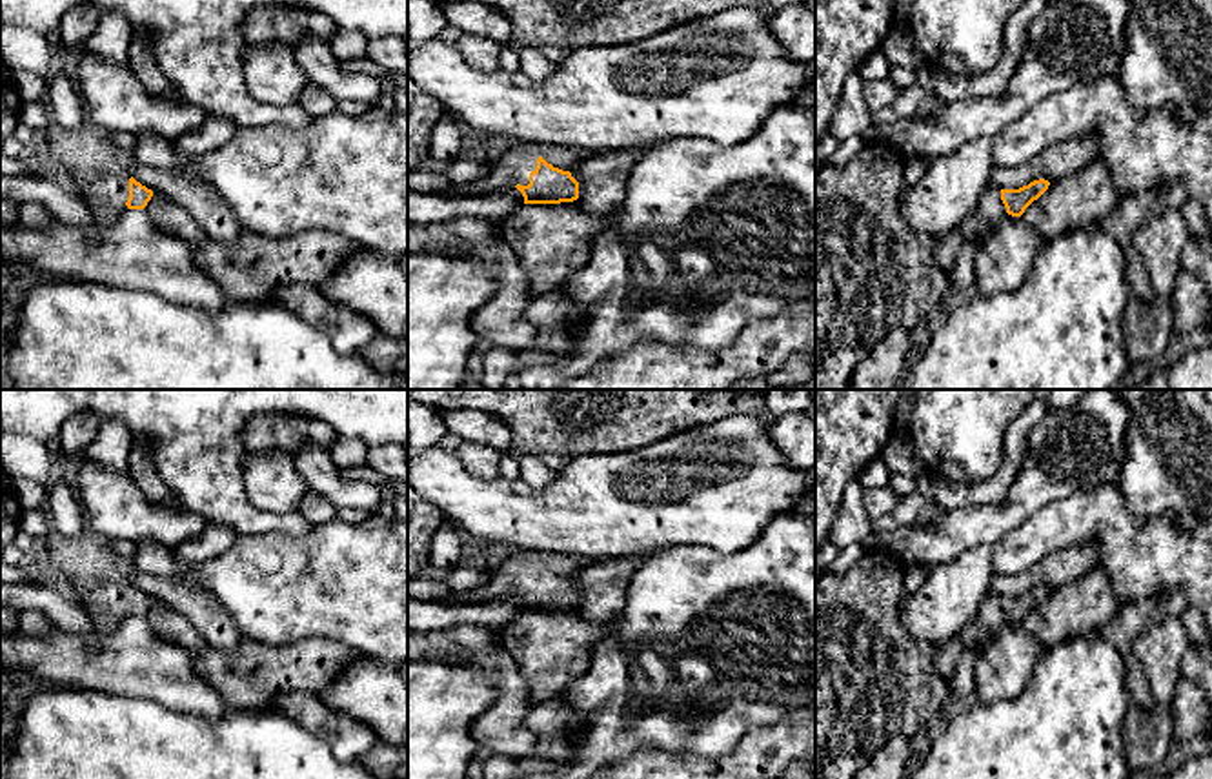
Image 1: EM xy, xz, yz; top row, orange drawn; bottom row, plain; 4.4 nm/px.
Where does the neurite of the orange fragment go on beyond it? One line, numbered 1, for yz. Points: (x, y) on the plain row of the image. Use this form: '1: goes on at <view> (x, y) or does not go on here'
1: goes on at yz (987, 623)

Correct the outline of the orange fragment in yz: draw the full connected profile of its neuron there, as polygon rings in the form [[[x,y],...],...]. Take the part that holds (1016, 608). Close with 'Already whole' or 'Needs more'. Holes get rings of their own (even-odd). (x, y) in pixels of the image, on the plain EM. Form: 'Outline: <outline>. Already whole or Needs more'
Outline: [[[1045,586],[1034,588],[1019,597],[999,597],[990,592],[983,601],[979,613],[963,628],[963,632],[937,646],[934,661],[937,673],[948,683],[968,648],[981,648],[999,633],[1006,621],[1021,624],[1048,593],[1050,590]]]. Needs more

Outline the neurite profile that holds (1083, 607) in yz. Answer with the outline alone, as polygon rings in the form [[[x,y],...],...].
[[[1097,564],[1077,581],[1050,590],[1021,628],[1046,652],[1079,635],[1097,633],[1121,606],[1106,572]]]

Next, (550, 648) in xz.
[[[573,608],[522,612],[499,633],[528,683],[530,704],[537,706],[561,695],[571,679],[582,675],[590,666],[593,648],[613,630],[613,622],[582,621]]]

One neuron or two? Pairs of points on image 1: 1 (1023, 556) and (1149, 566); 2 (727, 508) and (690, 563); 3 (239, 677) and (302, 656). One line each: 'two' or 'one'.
1: one
2: two
3: one

